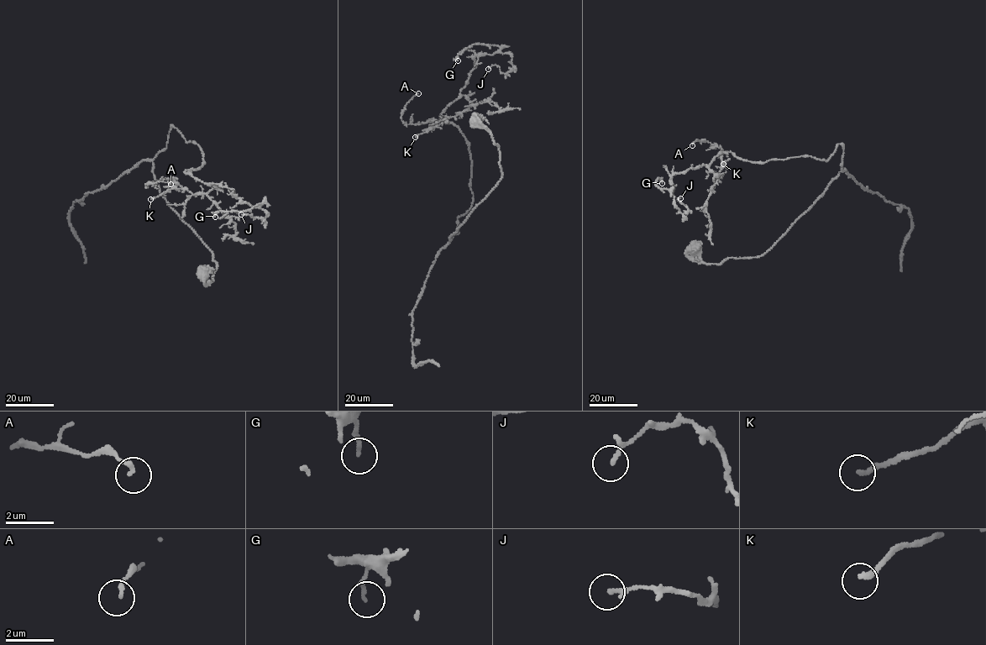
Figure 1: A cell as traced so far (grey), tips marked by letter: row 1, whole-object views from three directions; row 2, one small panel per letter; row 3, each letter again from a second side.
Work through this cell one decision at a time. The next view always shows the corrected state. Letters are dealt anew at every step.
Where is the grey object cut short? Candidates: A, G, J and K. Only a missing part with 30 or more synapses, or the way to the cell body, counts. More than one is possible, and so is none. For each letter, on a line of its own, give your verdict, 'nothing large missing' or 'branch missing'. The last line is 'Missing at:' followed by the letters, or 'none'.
A: nothing large missing
G: nothing large missing
J: nothing large missing
K: nothing large missing
Missing at: none

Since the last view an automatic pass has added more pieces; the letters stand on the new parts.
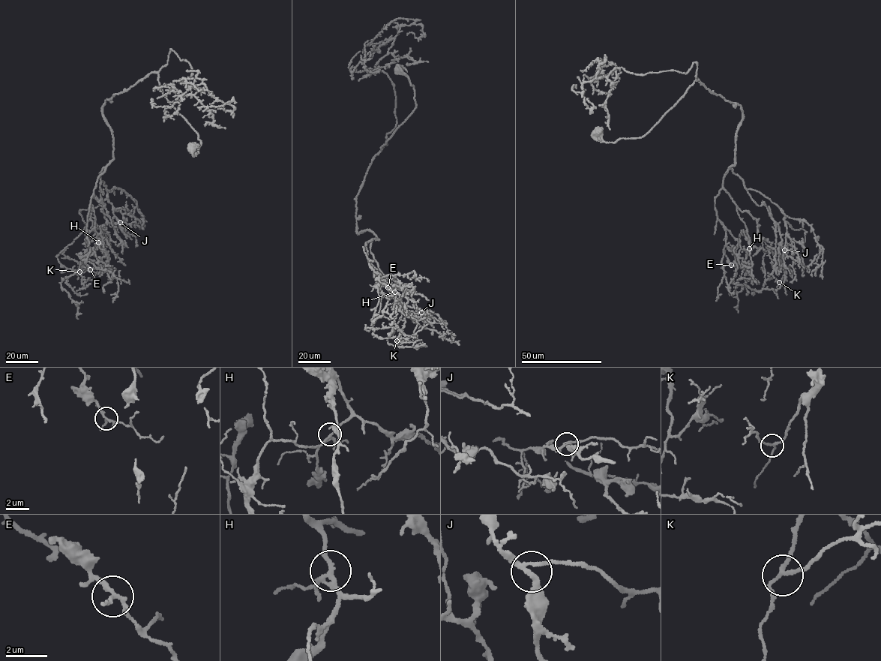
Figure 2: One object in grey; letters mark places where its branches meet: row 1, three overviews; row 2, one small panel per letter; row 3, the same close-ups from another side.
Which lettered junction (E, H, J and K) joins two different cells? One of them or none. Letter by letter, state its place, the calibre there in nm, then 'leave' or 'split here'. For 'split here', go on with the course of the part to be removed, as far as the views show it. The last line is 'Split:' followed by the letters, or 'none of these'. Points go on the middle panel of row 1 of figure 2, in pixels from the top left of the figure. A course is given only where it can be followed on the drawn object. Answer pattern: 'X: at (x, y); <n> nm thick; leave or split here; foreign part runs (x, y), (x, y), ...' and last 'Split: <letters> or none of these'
E: at (388, 287); 170 nm thick; leave
H: at (394, 292); 200 nm thick; leave
J: at (421, 312); 190 nm thick; leave
K: at (397, 341); 160 nm thick; leave
Split: none of these

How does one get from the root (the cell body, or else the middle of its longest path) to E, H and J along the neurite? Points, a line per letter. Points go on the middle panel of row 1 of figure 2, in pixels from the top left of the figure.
E: (397, 69), (413, 87), (416, 107), (373, 157), (356, 198), (356, 230), (379, 240), (363, 247), (388, 287)
H: (397, 69), (416, 107), (373, 157), (356, 205), (356, 230), (379, 240), (366, 243), (368, 259), (394, 292)
J: (397, 69), (416, 107), (373, 160), (356, 230), (373, 232), (389, 287), (421, 312)

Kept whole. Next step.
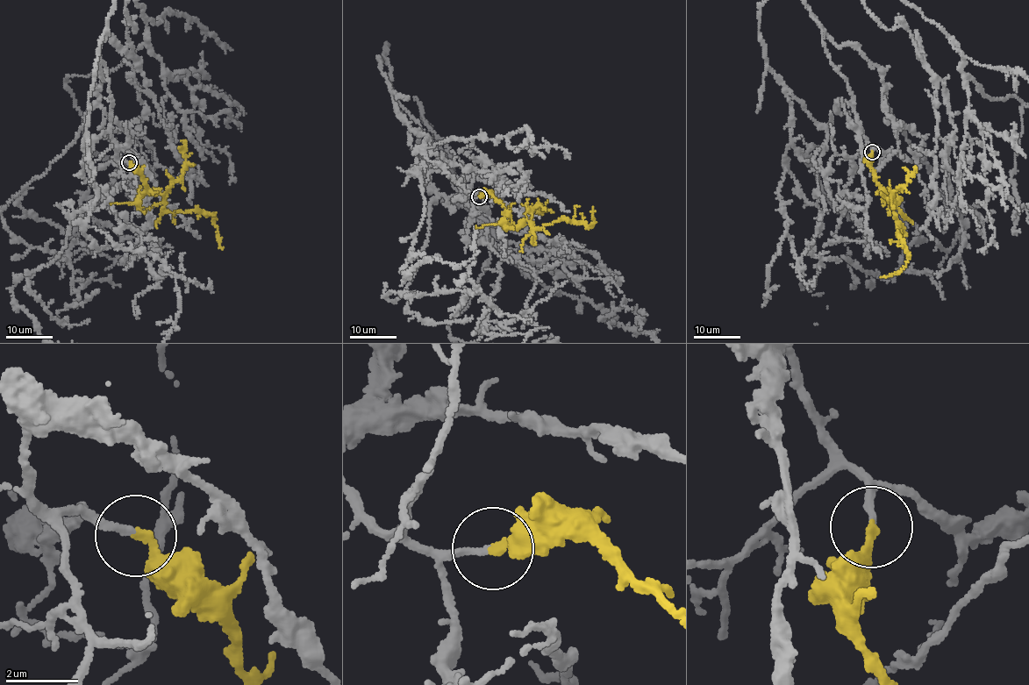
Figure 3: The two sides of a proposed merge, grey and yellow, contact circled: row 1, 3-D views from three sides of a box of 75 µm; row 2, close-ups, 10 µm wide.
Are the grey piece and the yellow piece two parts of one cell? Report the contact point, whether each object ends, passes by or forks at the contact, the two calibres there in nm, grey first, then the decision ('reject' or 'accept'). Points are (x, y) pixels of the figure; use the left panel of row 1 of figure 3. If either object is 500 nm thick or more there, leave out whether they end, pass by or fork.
at (129, 162); grey ends there; yellow ends there; 170 nm thick on the grey side, 240 nm on the other; accept

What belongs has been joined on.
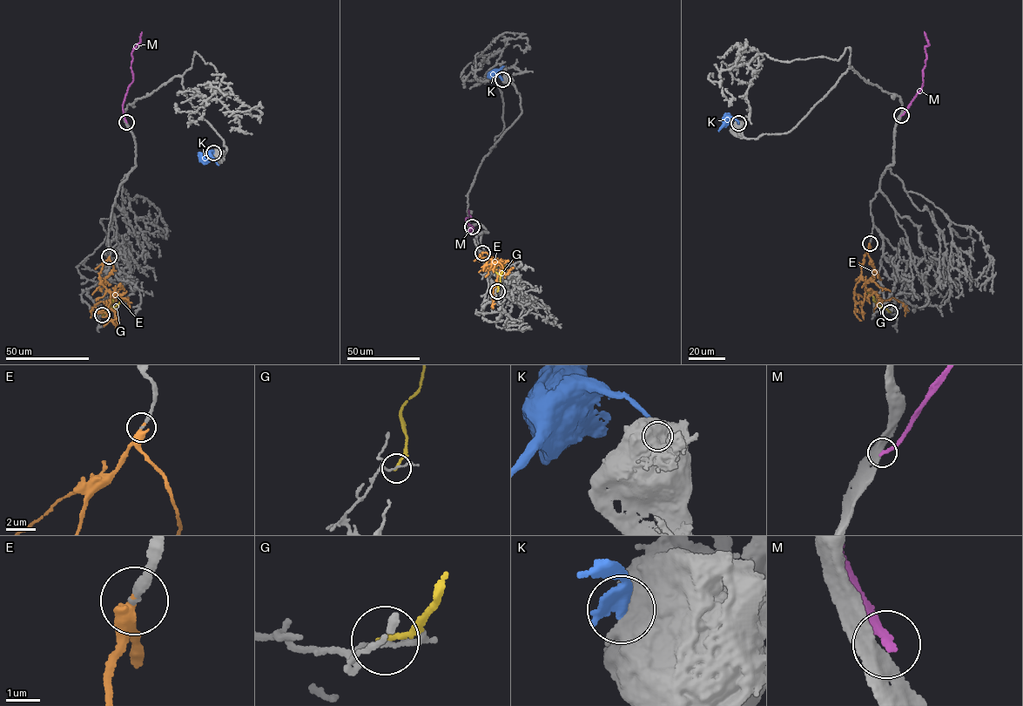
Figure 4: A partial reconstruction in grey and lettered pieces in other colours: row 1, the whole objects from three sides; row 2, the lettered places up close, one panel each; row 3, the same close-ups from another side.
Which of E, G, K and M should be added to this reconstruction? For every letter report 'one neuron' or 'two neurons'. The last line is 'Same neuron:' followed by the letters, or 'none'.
E: one neuron
G: two neurons
K: two neurons
M: two neurons
Same neuron: E

